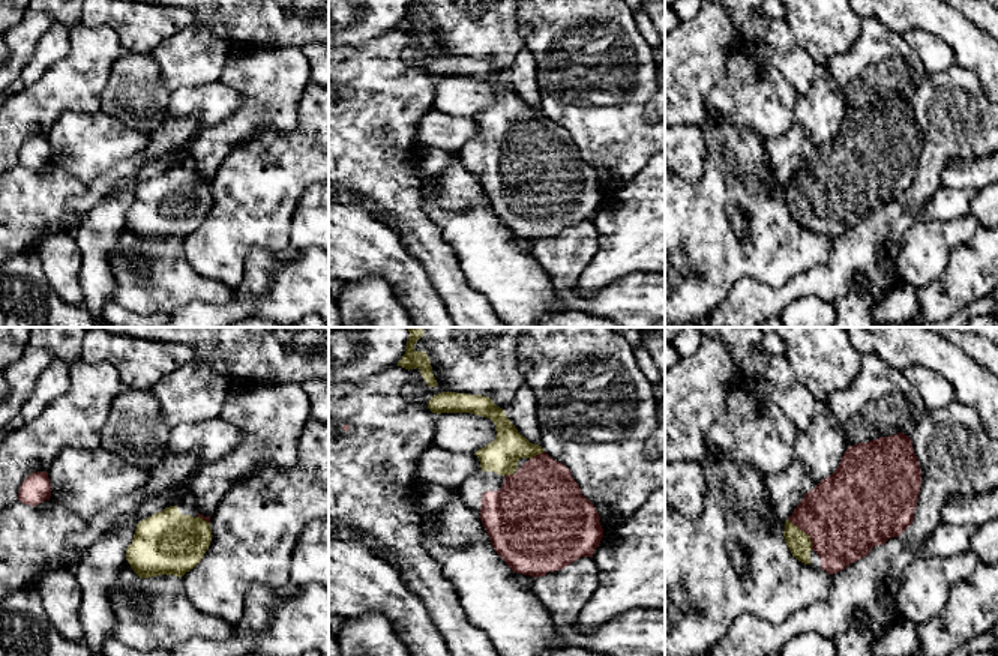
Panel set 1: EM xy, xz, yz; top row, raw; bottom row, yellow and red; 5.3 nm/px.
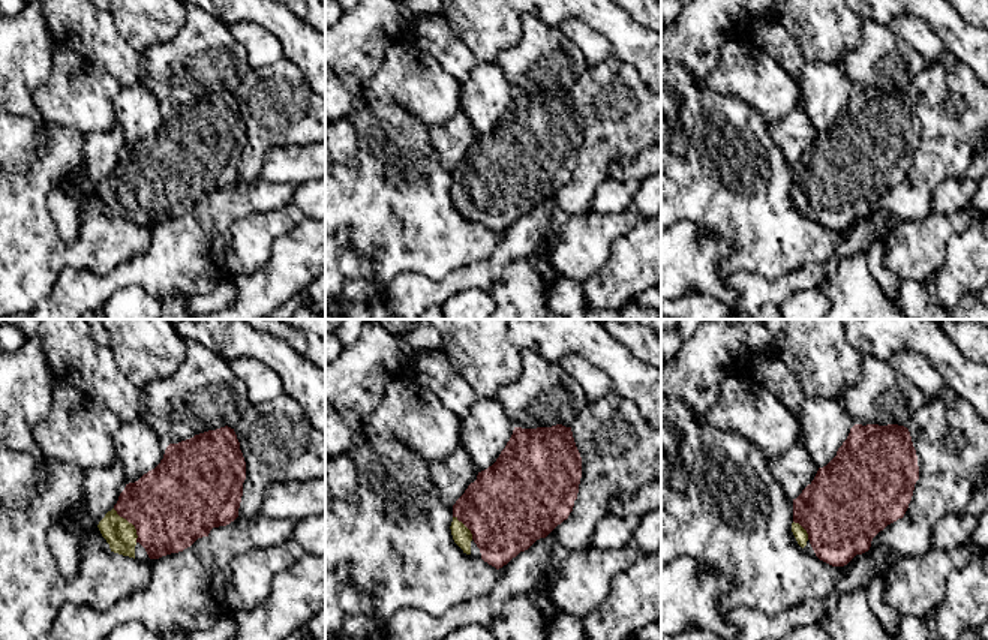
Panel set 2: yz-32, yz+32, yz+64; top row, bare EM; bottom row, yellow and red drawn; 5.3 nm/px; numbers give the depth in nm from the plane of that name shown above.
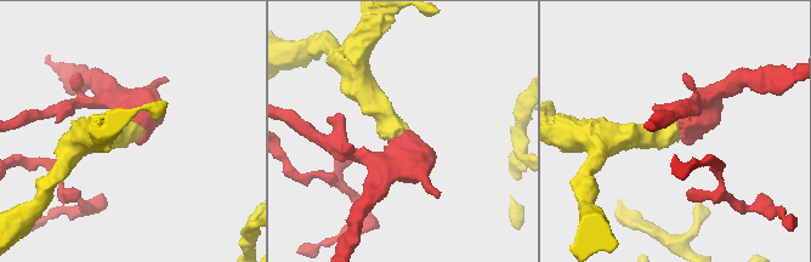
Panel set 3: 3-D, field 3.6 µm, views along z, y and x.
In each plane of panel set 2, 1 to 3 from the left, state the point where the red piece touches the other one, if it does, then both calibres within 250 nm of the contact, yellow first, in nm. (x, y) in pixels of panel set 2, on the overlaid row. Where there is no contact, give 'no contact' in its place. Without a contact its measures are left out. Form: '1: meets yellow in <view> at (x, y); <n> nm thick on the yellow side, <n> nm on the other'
1: meets yellow in yz-32 at (131, 523); 160 nm thick on the yellow side, 440 nm on the other
2: meets yellow in yz+32 at (465, 526); 100 nm thick on the yellow side, 460 nm on the other
3: meets yellow in yz+64 at (804, 529); 70 nm thick on the yellow side, 440 nm on the other

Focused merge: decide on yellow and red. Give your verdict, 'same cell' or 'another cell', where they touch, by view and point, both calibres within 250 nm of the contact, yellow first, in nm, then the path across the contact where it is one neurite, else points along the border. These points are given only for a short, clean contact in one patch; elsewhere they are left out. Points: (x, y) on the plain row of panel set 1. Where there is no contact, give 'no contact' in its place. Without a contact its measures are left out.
same cell; meets yellow in yz at (803, 195); 130 nm thick on the yellow side, 440 nm on the other; runs through yz (800, 209), (803, 195), (817, 186), (845, 179)

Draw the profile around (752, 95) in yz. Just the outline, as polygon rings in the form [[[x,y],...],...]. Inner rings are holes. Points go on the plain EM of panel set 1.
[[[732,48],[725,57],[726,74],[708,95],[707,105],[731,125],[768,140],[794,125],[798,92],[780,72]]]

